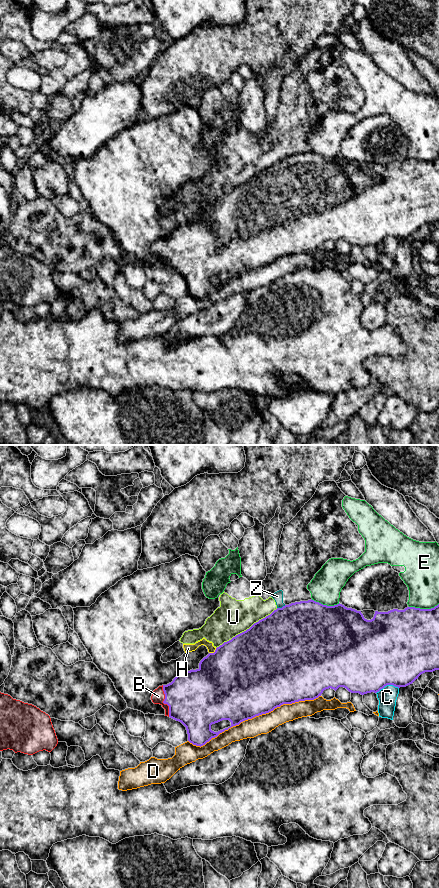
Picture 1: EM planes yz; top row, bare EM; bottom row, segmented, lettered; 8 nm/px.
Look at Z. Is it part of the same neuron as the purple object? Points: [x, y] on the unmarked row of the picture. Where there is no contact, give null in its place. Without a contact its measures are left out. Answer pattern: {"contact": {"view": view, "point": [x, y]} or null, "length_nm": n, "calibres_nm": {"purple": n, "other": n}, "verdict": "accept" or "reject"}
{"contact": {"view": "yz", "point": [282, 159]}, "length_nm": 80, "calibres_nm": {"purple": 500, "other": 80}, "verdict": "reject"}

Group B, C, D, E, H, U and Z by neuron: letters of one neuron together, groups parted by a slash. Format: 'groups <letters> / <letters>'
groups B / C / D / E / H U Z

